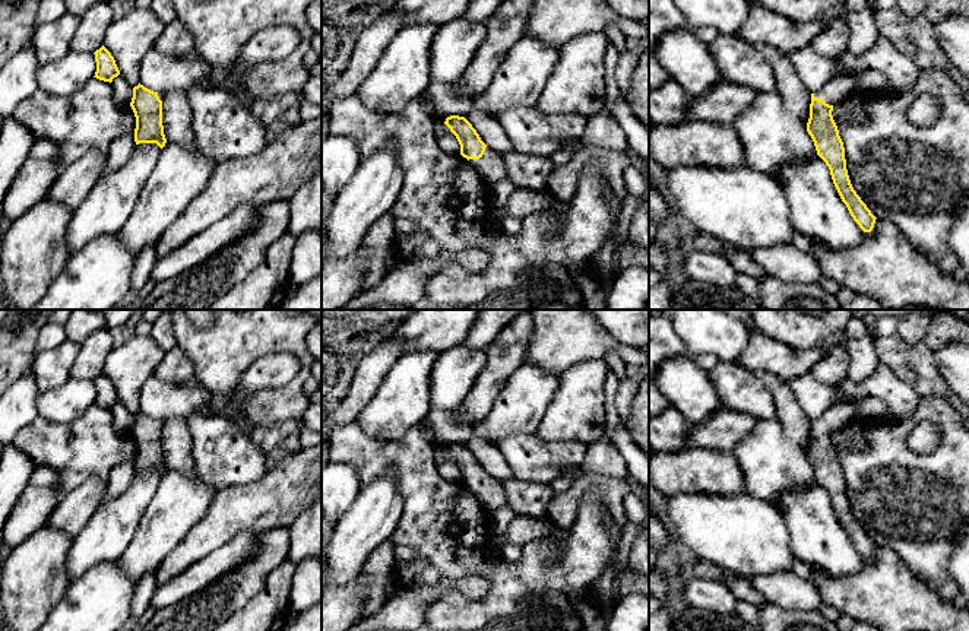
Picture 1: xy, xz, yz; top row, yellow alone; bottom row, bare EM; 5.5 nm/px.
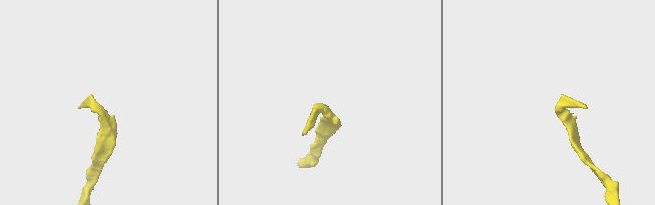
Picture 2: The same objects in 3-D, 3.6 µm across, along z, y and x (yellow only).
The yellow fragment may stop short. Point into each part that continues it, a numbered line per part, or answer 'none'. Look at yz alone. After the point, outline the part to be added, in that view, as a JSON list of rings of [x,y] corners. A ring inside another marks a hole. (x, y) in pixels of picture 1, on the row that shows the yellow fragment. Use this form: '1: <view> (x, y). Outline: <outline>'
1: yz (838, 89). Outline: [[[842,73],[830,79],[820,91],[814,92],[814,96],[835,107],[848,99],[856,89],[856,79],[851,74]]]

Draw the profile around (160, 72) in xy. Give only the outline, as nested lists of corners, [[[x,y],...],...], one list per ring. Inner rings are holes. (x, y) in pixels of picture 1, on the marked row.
[[[156,48],[142,60],[139,69],[139,83],[153,92],[180,91],[186,93],[209,77],[210,66],[205,58],[171,57]]]

